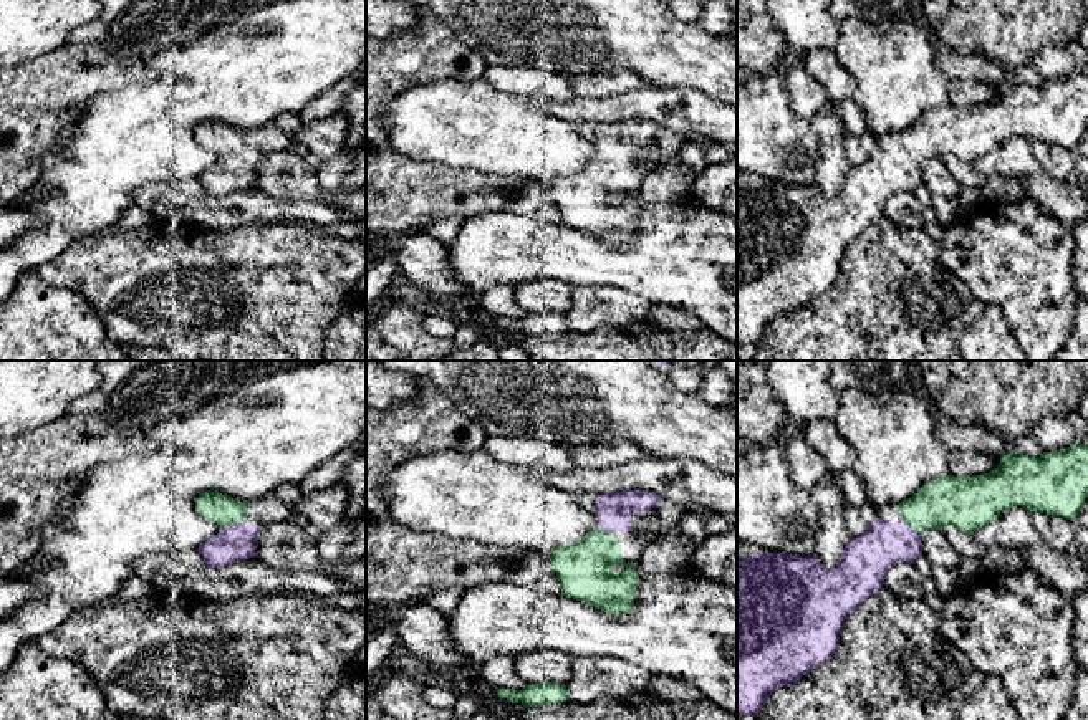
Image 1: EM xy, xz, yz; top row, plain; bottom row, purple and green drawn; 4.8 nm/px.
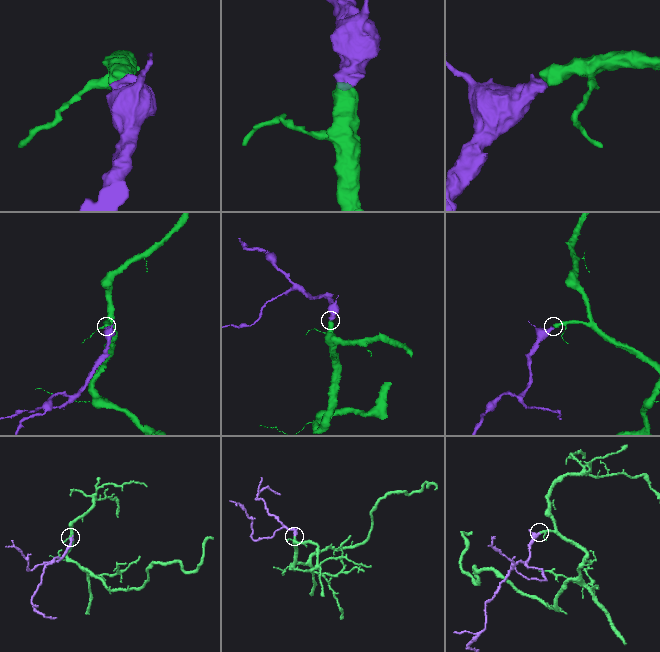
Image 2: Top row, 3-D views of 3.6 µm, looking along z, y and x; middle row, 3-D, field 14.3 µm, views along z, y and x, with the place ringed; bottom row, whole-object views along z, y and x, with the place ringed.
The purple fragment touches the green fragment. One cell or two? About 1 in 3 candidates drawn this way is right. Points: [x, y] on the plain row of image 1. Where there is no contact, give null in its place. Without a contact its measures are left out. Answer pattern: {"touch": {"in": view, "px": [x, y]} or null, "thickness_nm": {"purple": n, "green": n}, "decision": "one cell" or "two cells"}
{"touch": {"in": "xy", "px": [231, 154]}, "thickness_nm": {"purple": 180, "green": 150}, "decision": "one cell"}

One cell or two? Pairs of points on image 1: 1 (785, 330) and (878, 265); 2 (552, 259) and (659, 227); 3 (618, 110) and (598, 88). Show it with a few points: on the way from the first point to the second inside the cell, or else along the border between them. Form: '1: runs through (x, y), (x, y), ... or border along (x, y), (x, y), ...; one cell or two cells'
1: runs through (808, 330), (813, 330), (855, 288); one cell
2: runs through (578, 259), (628, 259), (633, 254); one cell
3: border along (643, 85), (606, 96), (575, 95); two cells

